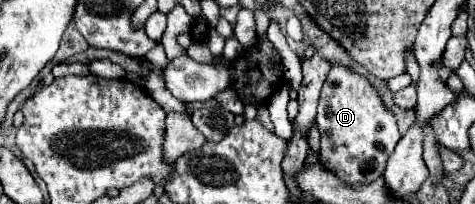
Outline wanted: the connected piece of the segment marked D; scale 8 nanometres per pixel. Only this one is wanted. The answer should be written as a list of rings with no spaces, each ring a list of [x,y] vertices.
[[[334,65],[324,81],[316,125],[322,135],[320,161],[326,169],[342,181],[370,183],[384,173],[386,161],[400,141],[396,115],[382,103],[378,91],[366,77],[354,73],[350,67]]]

